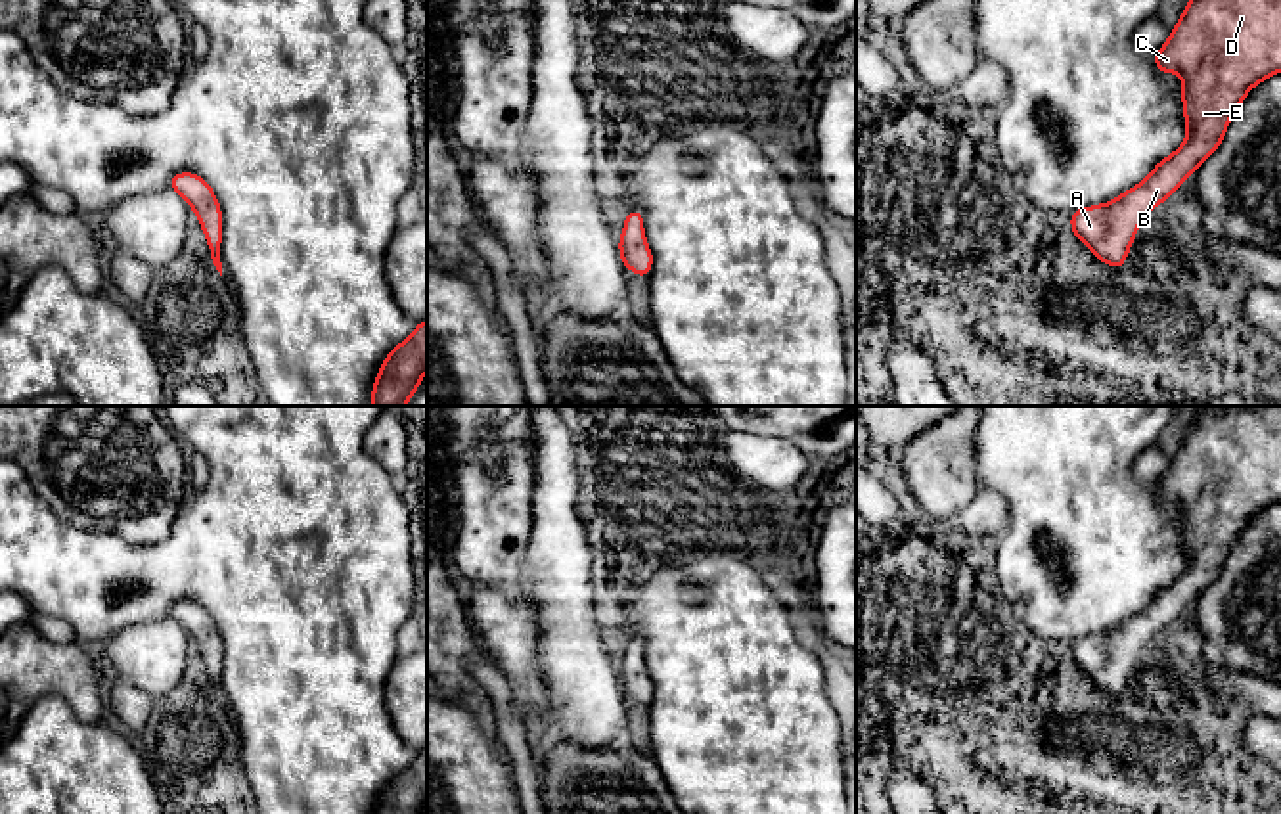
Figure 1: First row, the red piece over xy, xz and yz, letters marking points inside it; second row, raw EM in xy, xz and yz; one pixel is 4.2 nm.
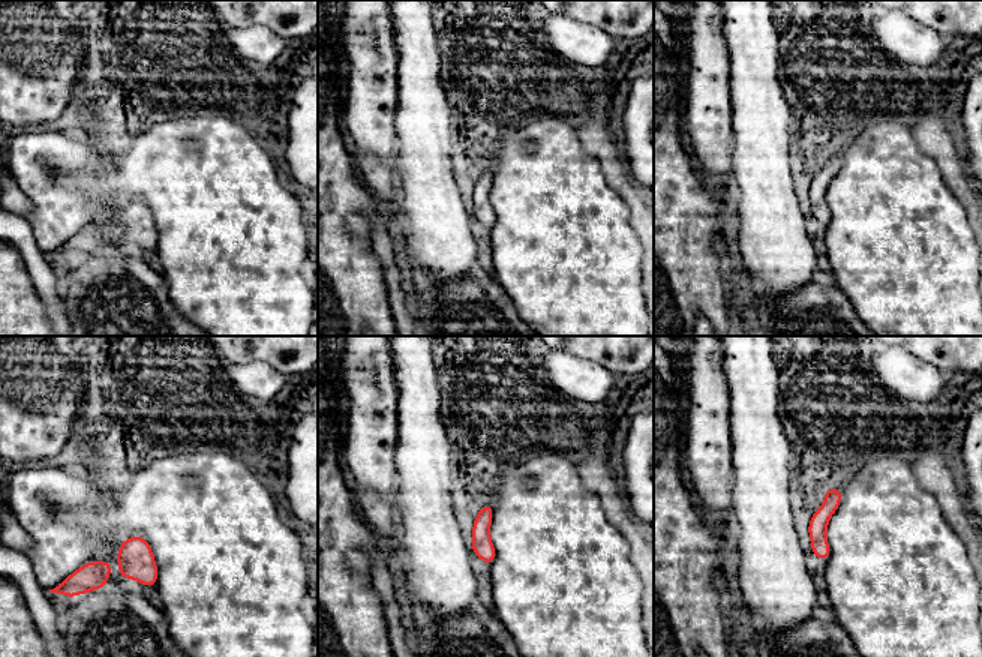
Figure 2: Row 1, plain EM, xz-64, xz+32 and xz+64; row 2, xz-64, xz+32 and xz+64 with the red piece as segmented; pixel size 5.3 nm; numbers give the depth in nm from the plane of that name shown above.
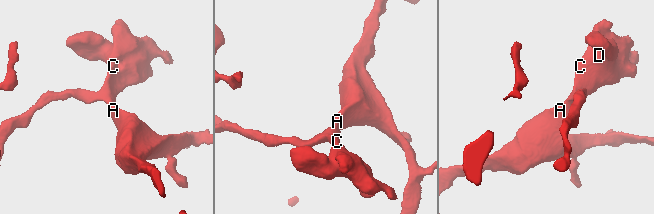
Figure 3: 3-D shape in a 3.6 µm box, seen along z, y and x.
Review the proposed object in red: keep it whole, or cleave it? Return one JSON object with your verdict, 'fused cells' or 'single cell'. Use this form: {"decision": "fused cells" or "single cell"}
{"decision": "single cell"}

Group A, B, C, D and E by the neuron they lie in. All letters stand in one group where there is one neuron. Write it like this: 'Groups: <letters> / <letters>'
Groups: A B C D E

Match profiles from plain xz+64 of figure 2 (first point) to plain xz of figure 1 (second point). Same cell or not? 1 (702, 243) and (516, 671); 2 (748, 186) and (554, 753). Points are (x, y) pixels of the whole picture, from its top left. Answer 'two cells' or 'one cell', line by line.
1: two cells
2: two cells

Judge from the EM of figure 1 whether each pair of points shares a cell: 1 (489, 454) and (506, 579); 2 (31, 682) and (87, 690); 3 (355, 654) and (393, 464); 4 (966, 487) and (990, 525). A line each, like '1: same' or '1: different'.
1: same
2: same
3: different
4: different

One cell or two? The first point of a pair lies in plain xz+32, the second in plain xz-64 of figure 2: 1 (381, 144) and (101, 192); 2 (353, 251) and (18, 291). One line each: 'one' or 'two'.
1: two
2: one

